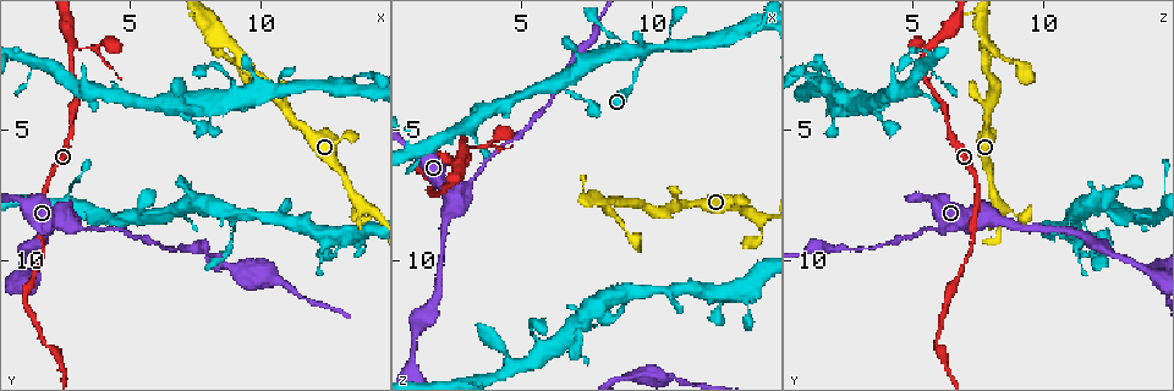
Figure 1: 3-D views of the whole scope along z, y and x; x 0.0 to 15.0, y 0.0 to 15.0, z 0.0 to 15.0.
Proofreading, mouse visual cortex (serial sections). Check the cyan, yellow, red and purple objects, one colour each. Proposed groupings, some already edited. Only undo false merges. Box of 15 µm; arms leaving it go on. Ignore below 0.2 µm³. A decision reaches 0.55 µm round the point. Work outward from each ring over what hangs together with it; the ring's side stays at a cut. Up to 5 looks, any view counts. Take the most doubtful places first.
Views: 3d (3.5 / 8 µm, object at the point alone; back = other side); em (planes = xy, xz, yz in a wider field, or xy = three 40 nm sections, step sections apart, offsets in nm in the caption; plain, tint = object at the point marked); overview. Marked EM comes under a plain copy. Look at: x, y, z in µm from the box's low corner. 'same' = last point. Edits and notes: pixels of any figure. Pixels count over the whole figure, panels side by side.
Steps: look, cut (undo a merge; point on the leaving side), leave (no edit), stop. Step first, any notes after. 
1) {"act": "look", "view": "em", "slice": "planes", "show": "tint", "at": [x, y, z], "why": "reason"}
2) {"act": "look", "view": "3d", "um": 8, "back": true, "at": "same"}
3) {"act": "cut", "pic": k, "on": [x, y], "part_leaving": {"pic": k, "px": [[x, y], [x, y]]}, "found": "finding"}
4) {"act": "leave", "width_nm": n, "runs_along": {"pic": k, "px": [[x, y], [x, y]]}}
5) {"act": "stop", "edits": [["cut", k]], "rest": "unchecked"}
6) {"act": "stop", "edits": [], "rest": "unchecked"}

{"act": "look", "view": "3d", "um": 3.5, "at": [9.5, 3.8, 2.1], "why": "thin arm on a thick one"}

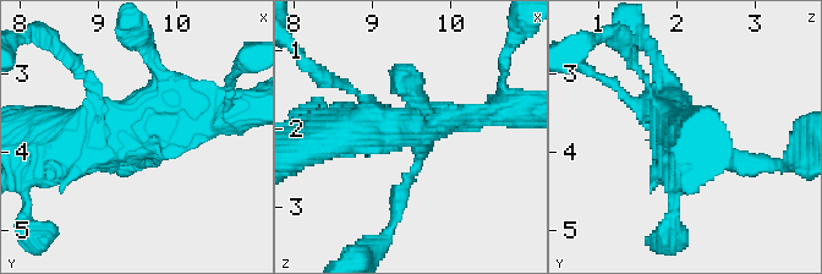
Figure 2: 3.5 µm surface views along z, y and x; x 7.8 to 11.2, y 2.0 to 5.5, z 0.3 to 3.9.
{"act": "look", "view": "em", "slice": "xy", "step": 2, "show": "tint", "at": [9.55, 3.85, 2.05], "why": "shape alone is not enough"}

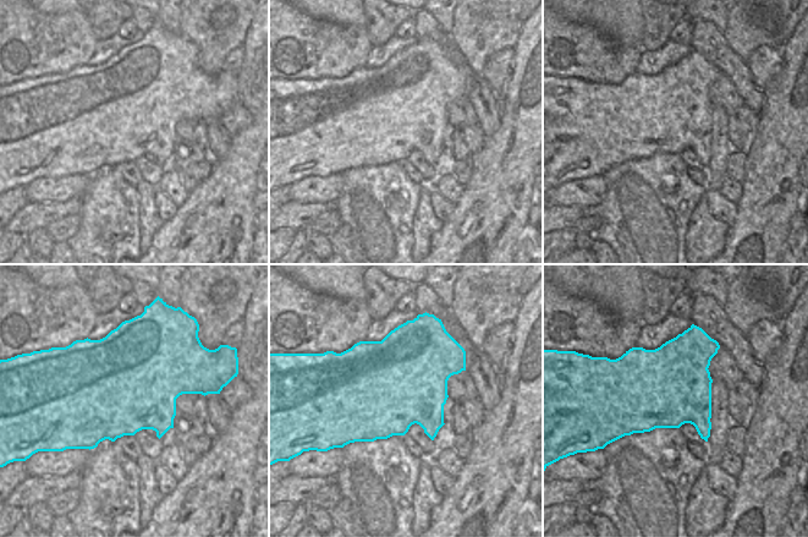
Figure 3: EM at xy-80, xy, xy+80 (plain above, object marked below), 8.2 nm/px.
{"act": "look", "view": "em", "slice": "xy", "step": 1, "show": "tint", "at": "same", "why": "cut it another way"}

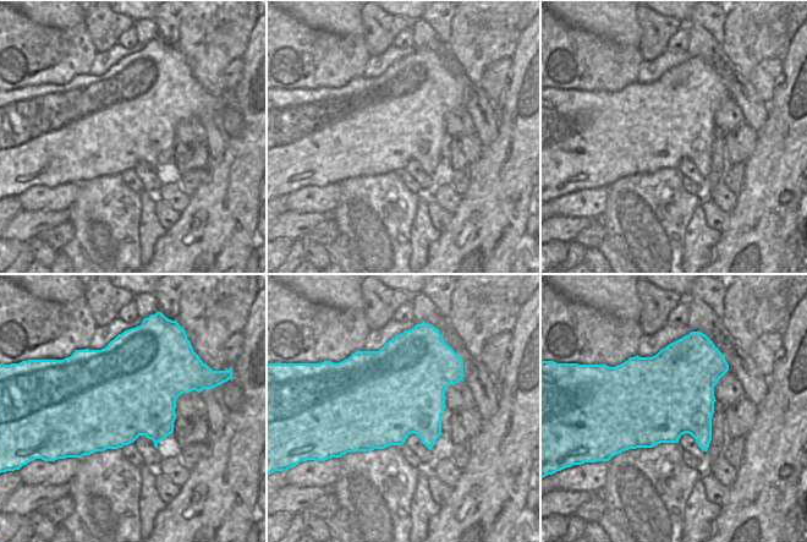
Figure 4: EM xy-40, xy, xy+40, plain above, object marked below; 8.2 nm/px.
{"act": "leave", "runs_along": {"pic": 2, "px": [[398, 196], [425, 143], [330, 133]]}, "found": "all the same cell"}

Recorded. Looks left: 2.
{"act": "look", "view": "3d", "um": 3.5, "at": [2.7, 8.6, 7.2], "why": "sharp bend"}

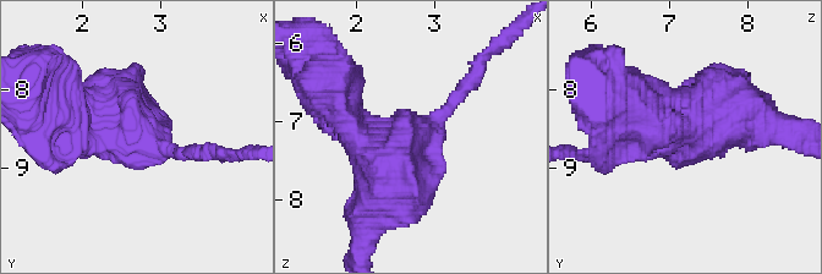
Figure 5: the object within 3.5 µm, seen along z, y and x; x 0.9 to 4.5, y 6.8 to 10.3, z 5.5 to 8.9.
{"act": "leave", "runs_along": {"pic": 5, "px": [[336, 98], [362, 223]]}, "found": "continuous, no second cell"}

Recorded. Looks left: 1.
{"act": "stop", "edits": [], "rest": "unchecked"}

